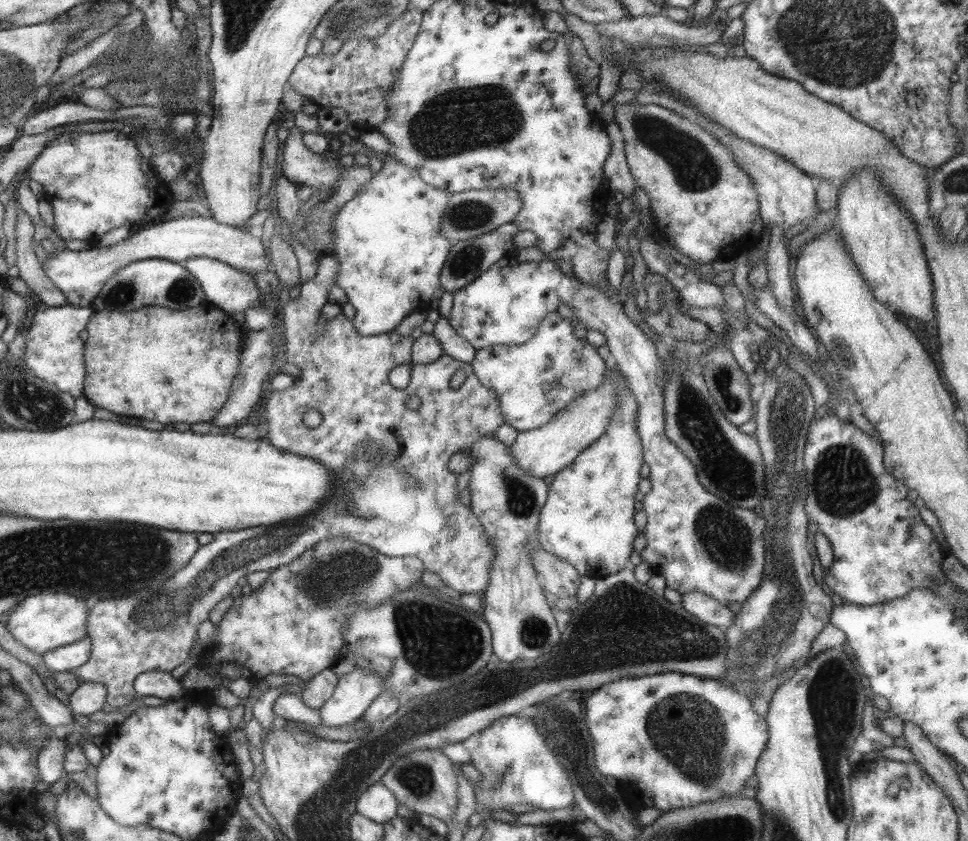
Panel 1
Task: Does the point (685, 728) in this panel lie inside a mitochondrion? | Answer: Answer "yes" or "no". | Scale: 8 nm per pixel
yes

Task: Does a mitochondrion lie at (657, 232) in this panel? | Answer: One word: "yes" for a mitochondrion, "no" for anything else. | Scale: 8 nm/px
no

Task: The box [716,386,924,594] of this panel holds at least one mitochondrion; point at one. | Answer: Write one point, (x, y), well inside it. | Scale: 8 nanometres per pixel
(844, 484)

